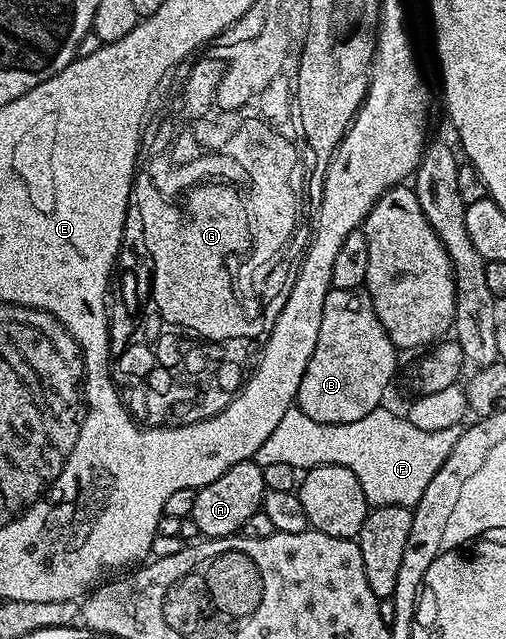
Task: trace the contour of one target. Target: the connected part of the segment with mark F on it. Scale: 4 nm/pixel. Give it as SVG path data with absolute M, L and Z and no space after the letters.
M297 405L292 406L284 417L280 417L276 429L268 433L253 460L261 468L283 464L309 469L335 463L356 473L356 481L360 481L360 489L364 489L367 504L374 507L400 505L413 509L420 497L424 497L428 481L432 481L440 465L448 461L448 453L456 449L456 441L460 441L464 427L457 423L435 431L416 429L409 417L397 415L388 407L377 407L368 413L368 417L360 417L360 421L317 423Z

